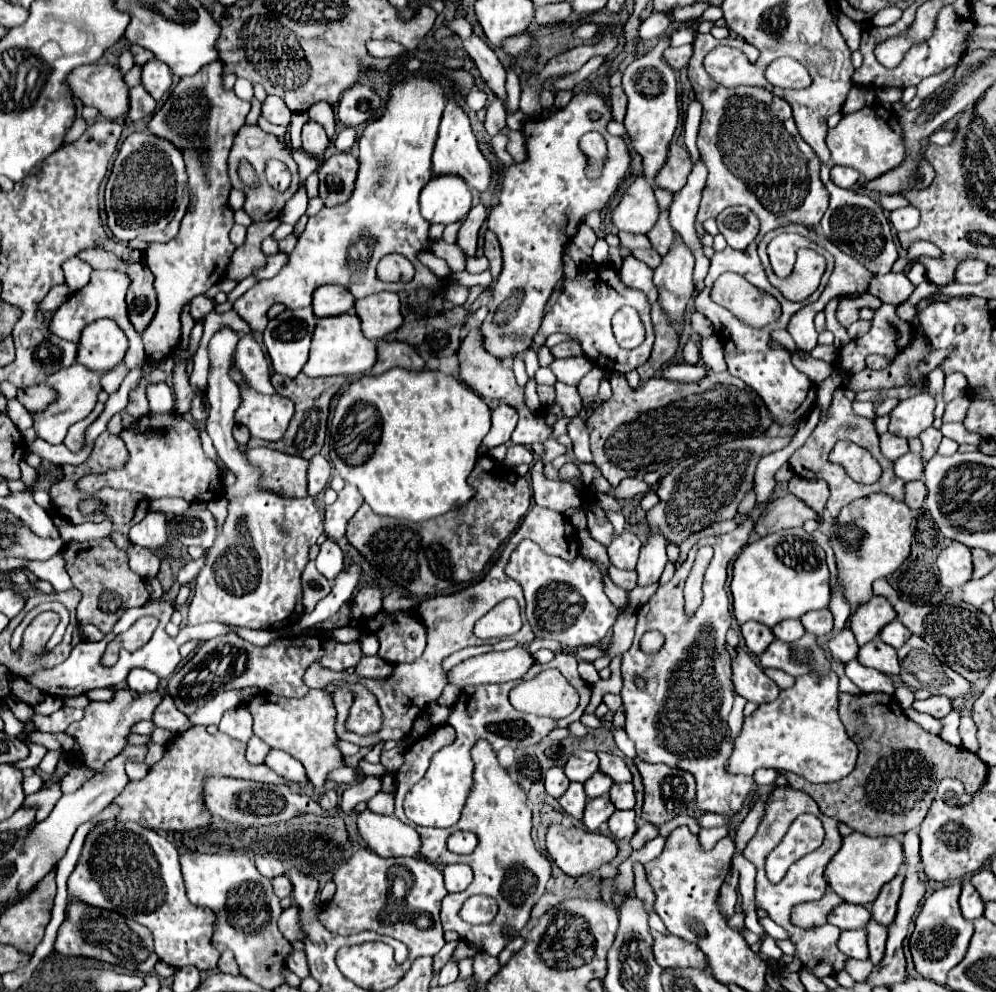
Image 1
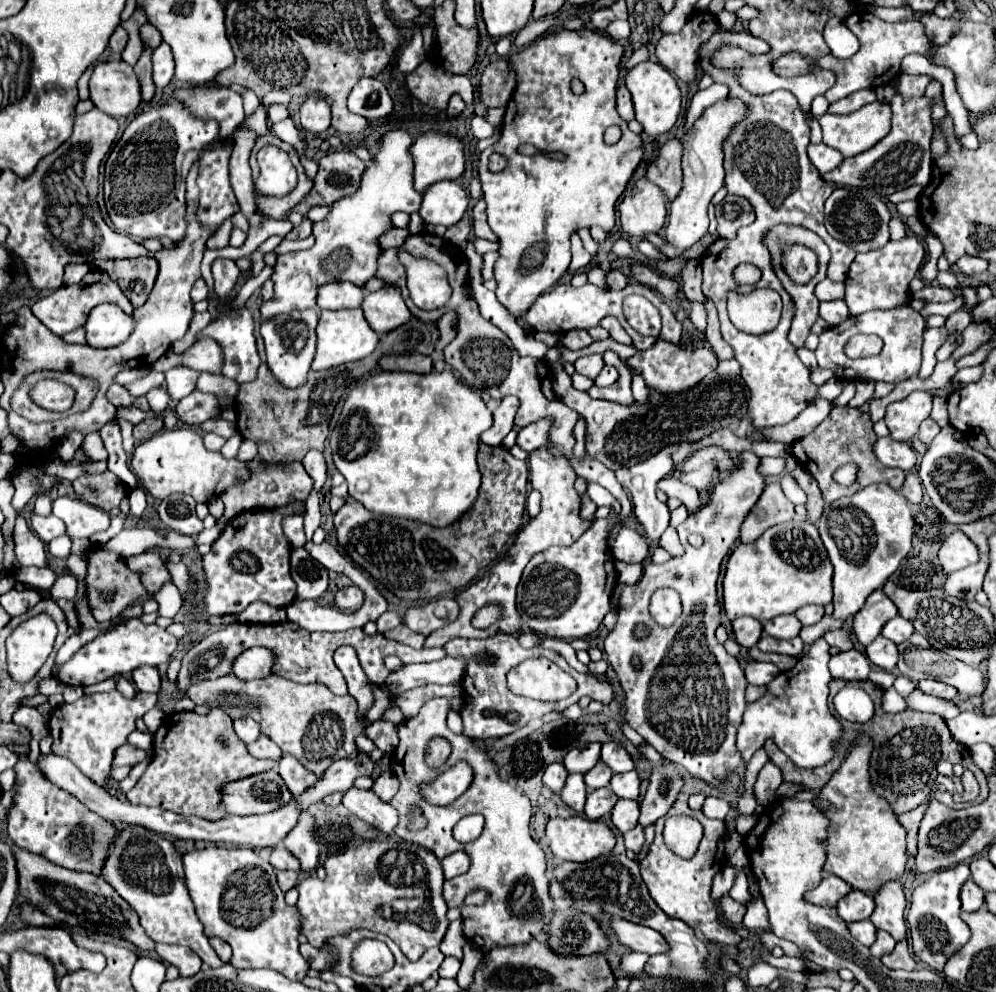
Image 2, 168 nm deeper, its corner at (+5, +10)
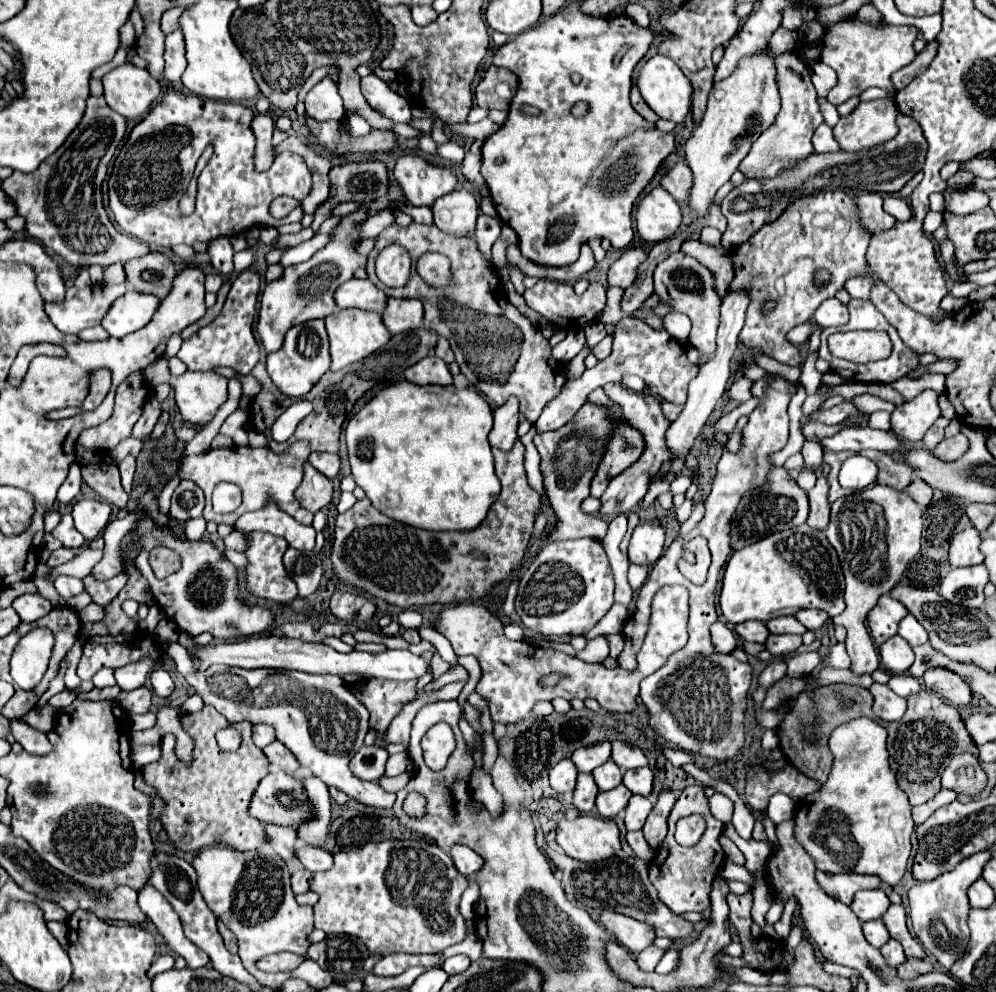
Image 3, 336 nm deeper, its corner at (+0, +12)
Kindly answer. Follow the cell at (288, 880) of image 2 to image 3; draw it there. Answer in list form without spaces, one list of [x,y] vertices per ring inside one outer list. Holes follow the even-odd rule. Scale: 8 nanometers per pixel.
[[[295,870],[291,874],[291,886],[295,894],[303,894],[309,890],[309,880],[313,878],[313,874],[309,870]]]

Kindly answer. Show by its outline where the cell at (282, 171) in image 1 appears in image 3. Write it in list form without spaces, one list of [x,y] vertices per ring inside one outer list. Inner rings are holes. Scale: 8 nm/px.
[[[165,94],[155,108],[151,108],[145,118],[133,126],[129,138],[125,140],[123,148],[119,150],[119,156],[115,158],[113,174],[109,178],[109,208],[117,220],[117,224],[133,238],[157,244],[157,246],[173,246],[173,244],[193,244],[193,242],[209,242],[217,236],[230,237],[241,234],[249,228],[257,226],[281,226],[287,222],[301,222],[303,210],[295,208],[289,216],[277,220],[271,216],[269,206],[279,196],[291,196],[297,202],[303,200],[309,194],[311,188],[311,174],[307,164],[301,156],[281,152],[273,166],[267,172],[255,172],[254,147],[255,136],[251,130],[253,119],[251,108],[243,104],[225,104],[219,100],[205,100],[201,96],[193,94]],[[207,146],[213,146],[213,156],[203,168],[199,176],[199,190],[197,190],[197,208],[191,216],[181,216],[179,212],[179,200],[185,194],[185,188],[193,176],[195,162],[203,154]]]

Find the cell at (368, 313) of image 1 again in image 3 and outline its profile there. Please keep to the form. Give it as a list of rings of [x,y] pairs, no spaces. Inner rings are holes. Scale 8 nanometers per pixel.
[[[389,296],[381,318],[391,334],[415,330],[423,324],[423,304],[415,298]]]

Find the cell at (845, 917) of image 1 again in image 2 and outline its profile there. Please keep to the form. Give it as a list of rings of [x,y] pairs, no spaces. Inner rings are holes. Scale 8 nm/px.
[[[852,890],[848,896],[844,896],[838,902],[838,914],[846,920],[846,922],[860,922],[860,920],[868,920],[870,914],[874,912],[874,896],[872,894],[864,894],[862,890]]]

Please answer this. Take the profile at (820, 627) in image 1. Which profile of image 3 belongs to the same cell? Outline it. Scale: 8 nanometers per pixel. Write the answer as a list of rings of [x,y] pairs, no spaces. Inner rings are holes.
[[[801,610],[795,614],[795,618],[811,632],[819,632],[825,626],[825,622],[829,620],[827,612],[821,612],[821,610]]]

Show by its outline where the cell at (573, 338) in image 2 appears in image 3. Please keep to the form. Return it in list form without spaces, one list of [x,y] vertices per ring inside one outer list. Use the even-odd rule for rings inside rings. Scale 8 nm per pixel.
[[[593,322],[593,324],[585,326],[585,328],[583,328],[583,332],[585,332],[585,340],[587,340],[587,346],[589,346],[589,348],[597,346],[597,344],[607,336],[605,326],[603,326],[601,322]]]

